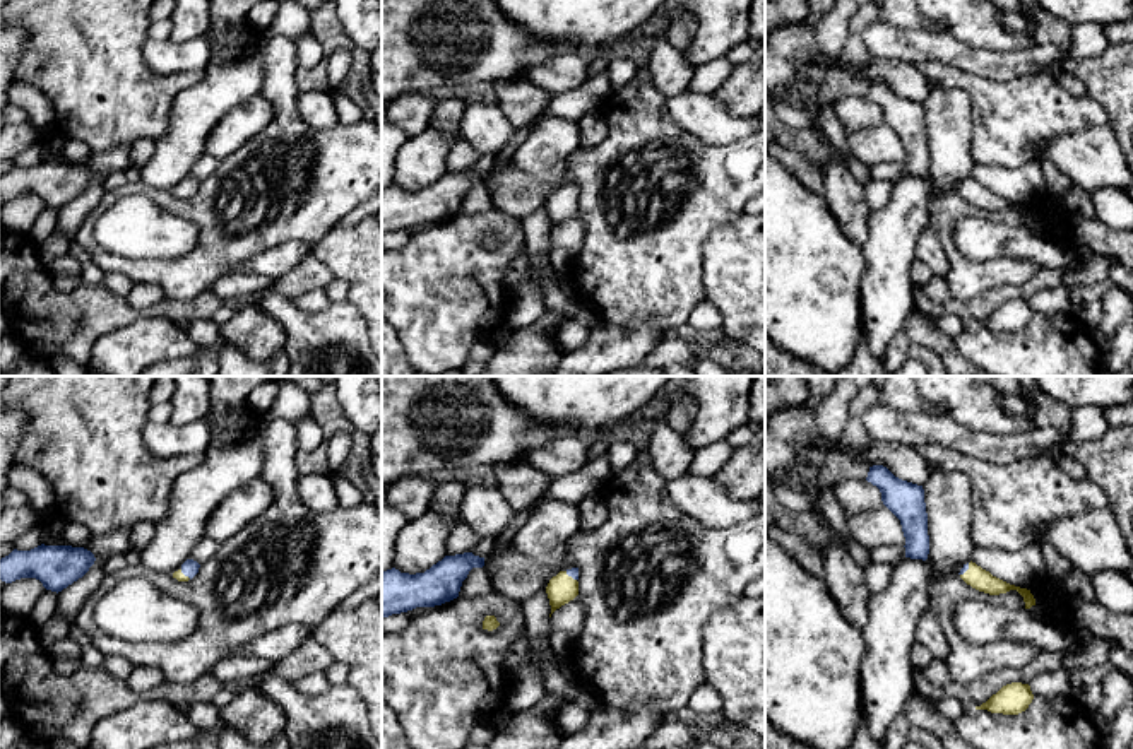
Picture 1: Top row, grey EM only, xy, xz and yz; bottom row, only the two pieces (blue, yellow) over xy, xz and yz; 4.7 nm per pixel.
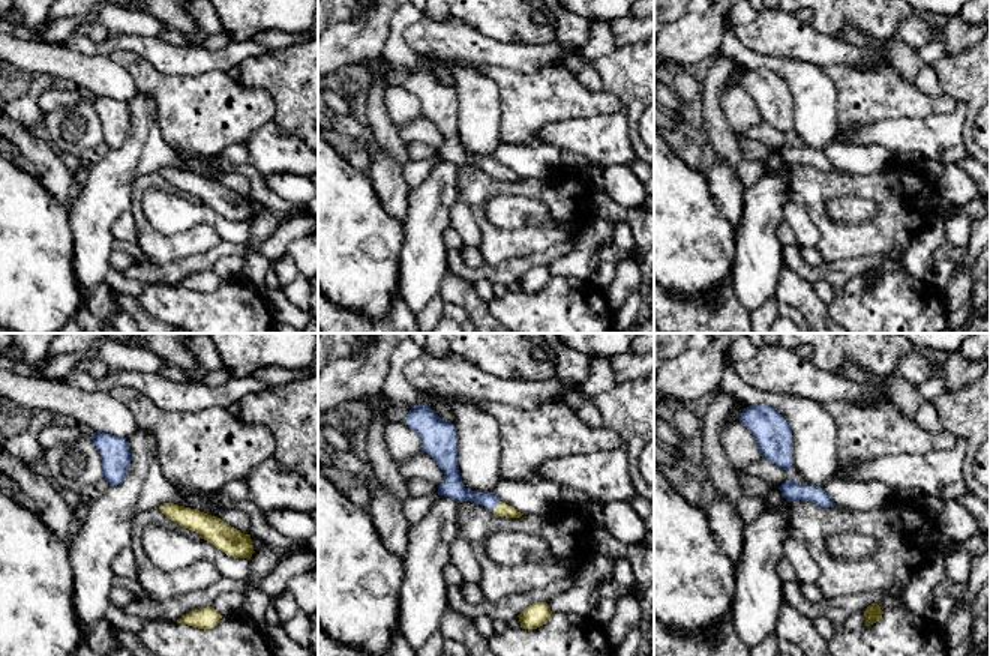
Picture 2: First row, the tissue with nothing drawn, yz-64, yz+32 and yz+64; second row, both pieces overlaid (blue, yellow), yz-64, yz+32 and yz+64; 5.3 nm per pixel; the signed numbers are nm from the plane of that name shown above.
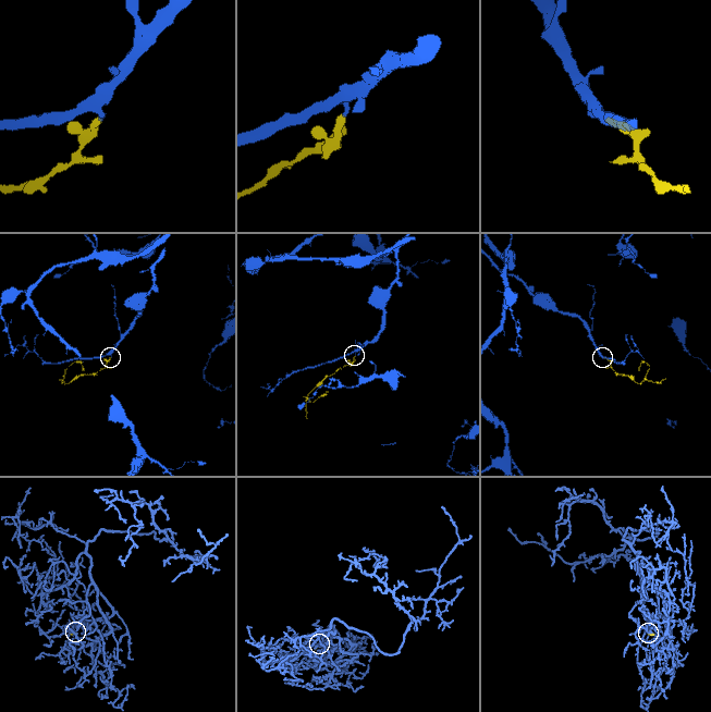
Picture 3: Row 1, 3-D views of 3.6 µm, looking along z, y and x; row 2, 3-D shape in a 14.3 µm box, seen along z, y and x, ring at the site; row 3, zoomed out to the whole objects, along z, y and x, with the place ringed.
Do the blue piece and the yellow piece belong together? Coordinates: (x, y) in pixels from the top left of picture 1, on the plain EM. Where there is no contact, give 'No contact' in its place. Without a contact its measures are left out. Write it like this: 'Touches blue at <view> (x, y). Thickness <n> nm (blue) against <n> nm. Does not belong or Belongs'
Touches blue at yz (966, 187). Thickness 30 nm (blue) against 100 nm. Belongs

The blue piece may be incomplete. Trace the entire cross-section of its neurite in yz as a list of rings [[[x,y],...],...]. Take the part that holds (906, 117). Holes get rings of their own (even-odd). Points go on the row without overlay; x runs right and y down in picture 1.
[[[869,84],[868,99],[881,109],[883,121],[900,137],[905,174],[928,176],[929,152],[922,103],[895,94],[887,84]]]

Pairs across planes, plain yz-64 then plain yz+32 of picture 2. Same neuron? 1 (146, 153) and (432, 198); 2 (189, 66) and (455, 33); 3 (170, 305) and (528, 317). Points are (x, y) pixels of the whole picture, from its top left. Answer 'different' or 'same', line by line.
1: same
2: same
3: same

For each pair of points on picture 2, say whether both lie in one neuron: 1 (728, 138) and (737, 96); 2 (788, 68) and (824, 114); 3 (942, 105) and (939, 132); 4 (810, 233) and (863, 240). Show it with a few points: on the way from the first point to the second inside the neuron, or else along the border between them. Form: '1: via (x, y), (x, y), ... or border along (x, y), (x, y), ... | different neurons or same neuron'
1: border along (722, 92), (723, 117), (735, 132) | different neurons
2: via (800, 80), (813, 93), (815, 102) | same neuron
3: border along (957, 102), (950, 113), (906, 117) | different neurons
4: border along (801, 203), (818, 231), (816, 245) | different neurons

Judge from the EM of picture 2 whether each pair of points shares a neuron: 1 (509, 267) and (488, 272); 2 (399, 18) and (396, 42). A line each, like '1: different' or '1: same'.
1: same
2: same

